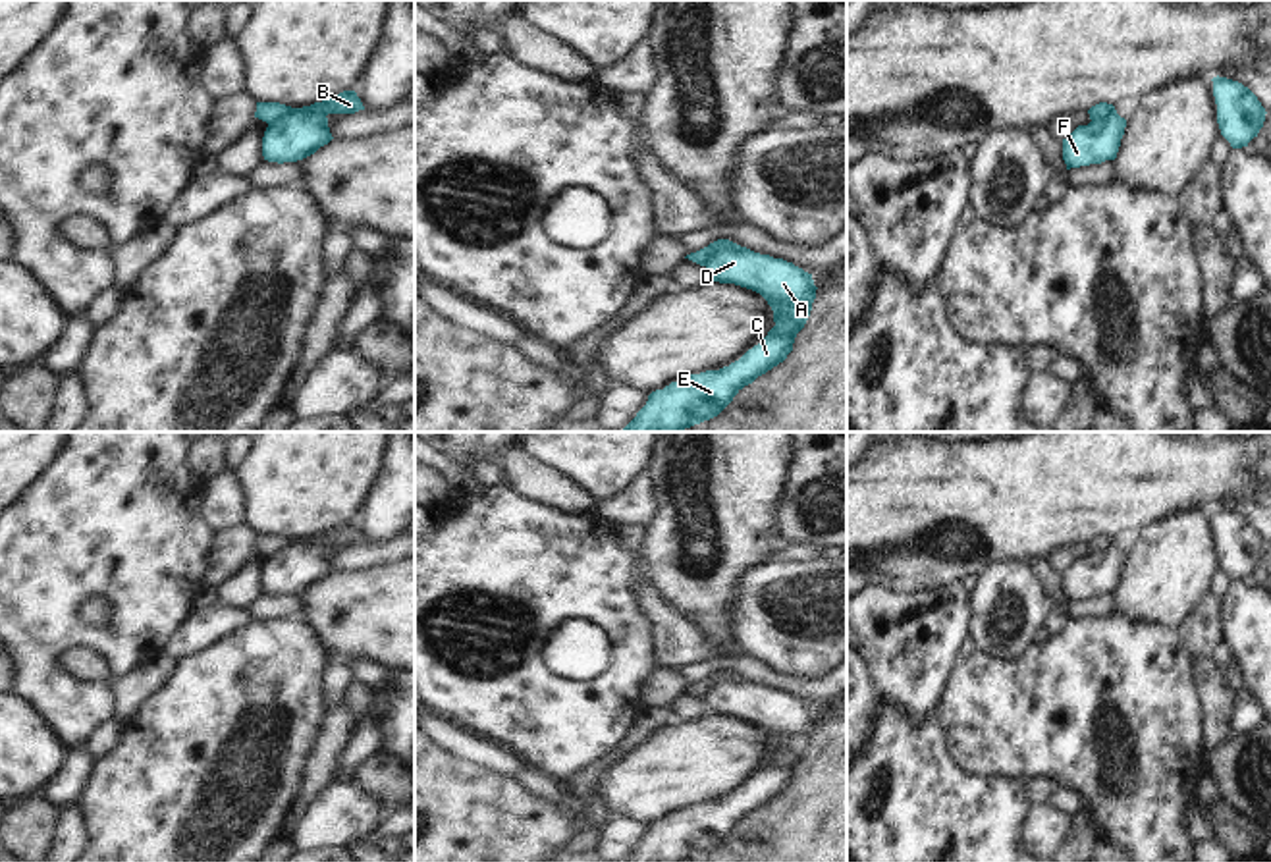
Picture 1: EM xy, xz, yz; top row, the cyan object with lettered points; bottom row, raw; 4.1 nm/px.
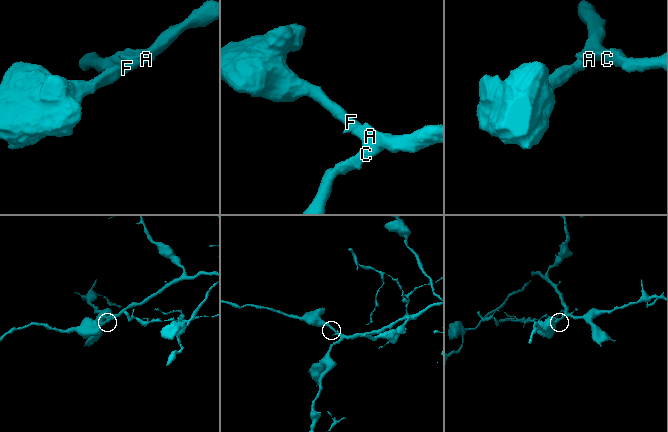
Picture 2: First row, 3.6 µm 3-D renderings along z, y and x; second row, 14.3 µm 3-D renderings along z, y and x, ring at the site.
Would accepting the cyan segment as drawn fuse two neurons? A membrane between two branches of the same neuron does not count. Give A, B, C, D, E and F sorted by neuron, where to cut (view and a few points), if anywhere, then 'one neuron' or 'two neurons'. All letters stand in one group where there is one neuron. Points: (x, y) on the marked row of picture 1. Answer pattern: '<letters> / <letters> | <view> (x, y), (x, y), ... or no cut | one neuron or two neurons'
A C D E F / B | xz (739, 245), (718, 245), (704, 265) | two neurons

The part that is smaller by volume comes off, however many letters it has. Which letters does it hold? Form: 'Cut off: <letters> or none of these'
Cut off: B

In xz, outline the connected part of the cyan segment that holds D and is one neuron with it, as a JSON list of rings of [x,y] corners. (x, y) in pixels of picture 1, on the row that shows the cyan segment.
[[[716,247],[706,262],[708,276],[760,293],[773,310],[775,326],[739,361],[719,370],[690,374],[648,395],[646,405],[621,432],[683,432],[717,417],[758,376],[787,359],[804,328],[816,285],[812,274],[746,247]]]

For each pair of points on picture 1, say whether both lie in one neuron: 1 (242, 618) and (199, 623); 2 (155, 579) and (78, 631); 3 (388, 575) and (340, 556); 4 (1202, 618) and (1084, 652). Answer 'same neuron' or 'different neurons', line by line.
1: same neuron
2: same neuron
3: different neurons
4: different neurons

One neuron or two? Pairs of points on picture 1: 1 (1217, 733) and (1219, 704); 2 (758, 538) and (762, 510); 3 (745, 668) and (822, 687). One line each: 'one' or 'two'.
1: one
2: one
3: one

